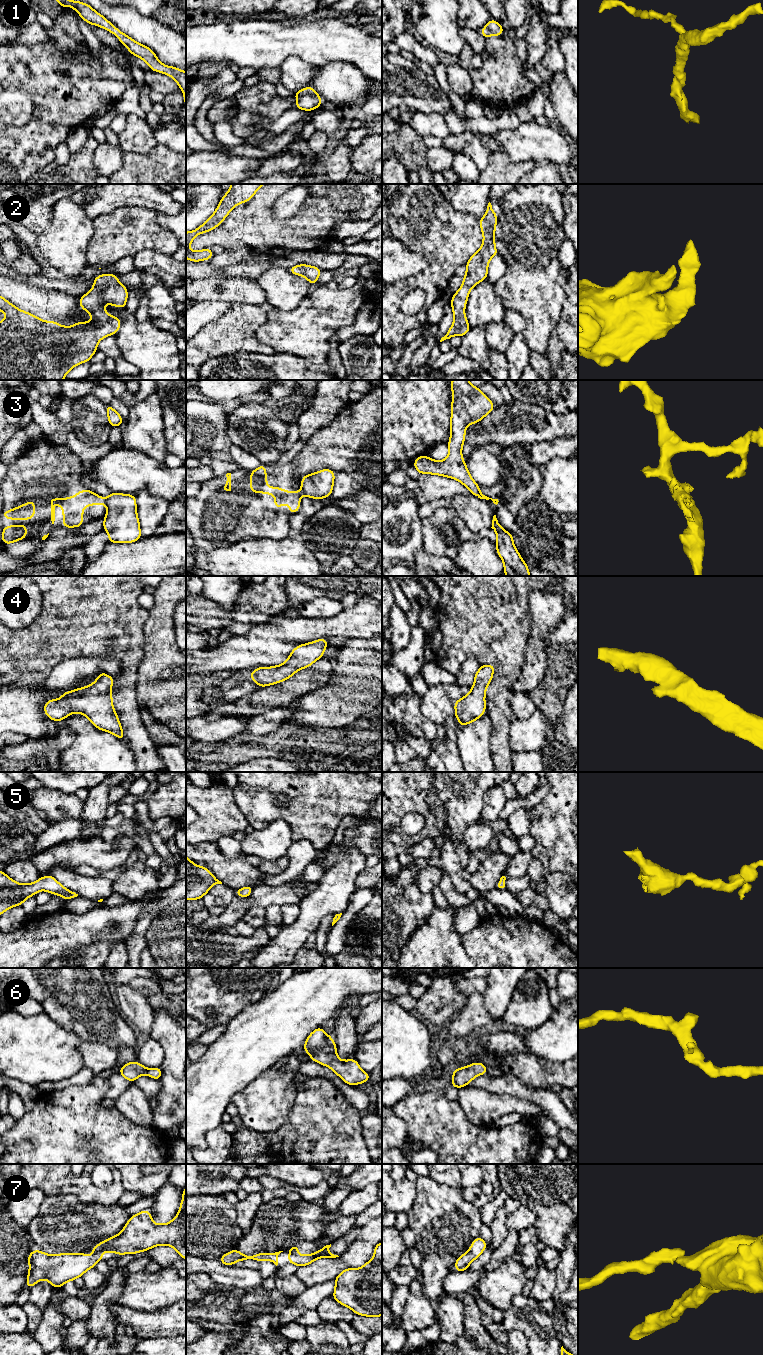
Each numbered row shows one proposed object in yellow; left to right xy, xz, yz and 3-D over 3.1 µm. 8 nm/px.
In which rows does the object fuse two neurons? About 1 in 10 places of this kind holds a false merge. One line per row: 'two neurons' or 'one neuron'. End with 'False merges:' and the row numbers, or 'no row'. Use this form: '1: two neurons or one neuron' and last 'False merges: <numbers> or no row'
1: one neuron
2: one neuron
3: two neurons
4: one neuron
5: one neuron
6: one neuron
7: one neuron
False merges: 3

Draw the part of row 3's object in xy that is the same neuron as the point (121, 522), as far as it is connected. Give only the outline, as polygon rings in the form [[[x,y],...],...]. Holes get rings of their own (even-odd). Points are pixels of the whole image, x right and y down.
[[[112,492],[106,499],[103,528],[111,543],[133,543],[142,538],[136,496]]]

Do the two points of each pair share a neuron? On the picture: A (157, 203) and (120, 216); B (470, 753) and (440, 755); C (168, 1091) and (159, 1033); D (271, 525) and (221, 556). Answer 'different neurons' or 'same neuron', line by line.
A: different neurons
B: different neurons
C: same neuron
D: different neurons

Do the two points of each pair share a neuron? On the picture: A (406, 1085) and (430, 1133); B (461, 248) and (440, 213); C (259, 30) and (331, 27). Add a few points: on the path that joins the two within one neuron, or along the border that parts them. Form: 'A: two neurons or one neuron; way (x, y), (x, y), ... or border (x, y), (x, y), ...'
A: two neurons; border (418, 1090), (403, 1096), (392, 1106)
B: one neuron; way (452, 239), (439, 226), (439, 222)
C: one neuron; way (277, 35), (313, 35)

